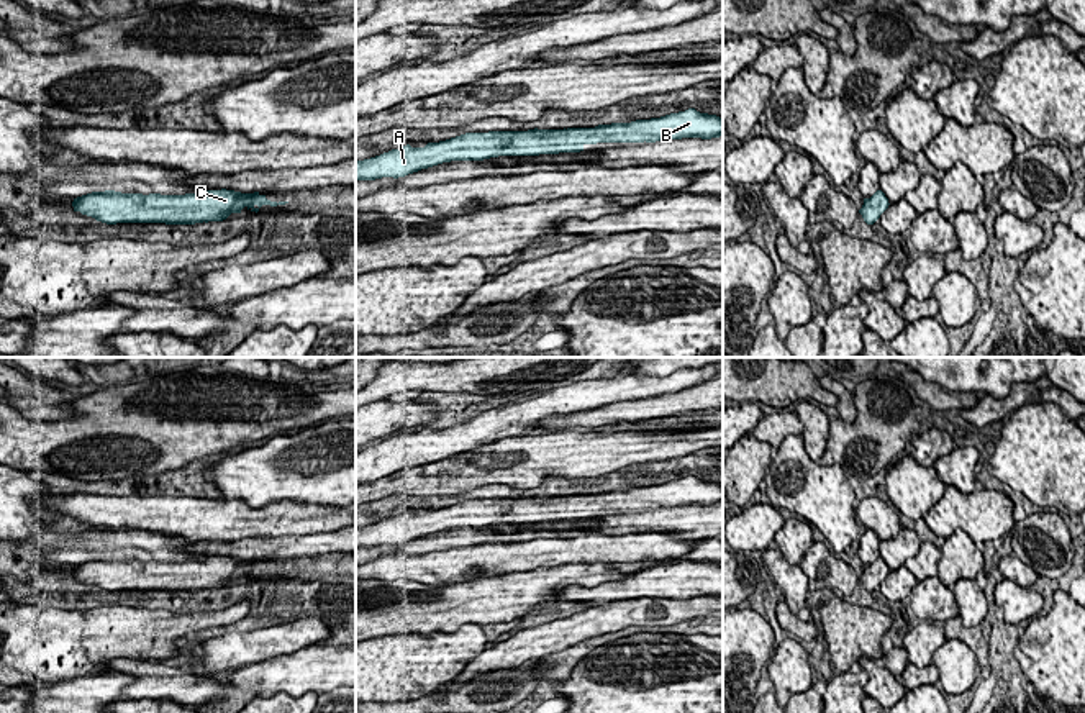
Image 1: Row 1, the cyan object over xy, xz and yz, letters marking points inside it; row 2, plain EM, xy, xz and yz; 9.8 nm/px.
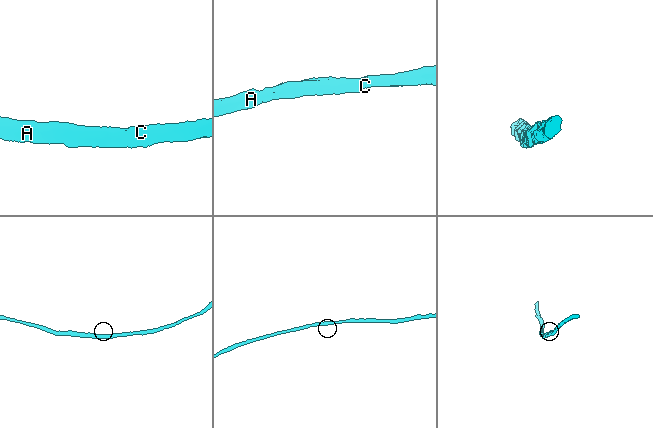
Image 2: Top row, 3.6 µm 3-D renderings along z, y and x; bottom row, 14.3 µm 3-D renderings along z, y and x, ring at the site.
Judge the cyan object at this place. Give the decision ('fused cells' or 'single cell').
single cell

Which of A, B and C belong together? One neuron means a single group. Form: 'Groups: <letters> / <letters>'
Groups: A B C

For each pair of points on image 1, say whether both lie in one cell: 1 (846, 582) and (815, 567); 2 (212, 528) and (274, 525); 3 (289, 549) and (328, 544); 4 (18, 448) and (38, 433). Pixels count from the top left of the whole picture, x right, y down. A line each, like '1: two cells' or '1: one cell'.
1: one cell
2: one cell
3: one cell
4: one cell

